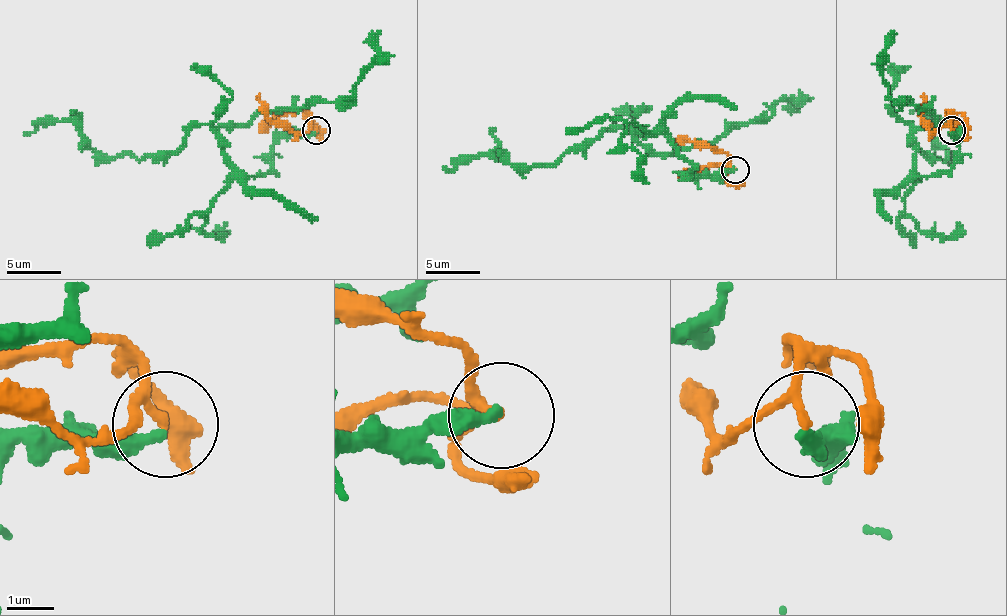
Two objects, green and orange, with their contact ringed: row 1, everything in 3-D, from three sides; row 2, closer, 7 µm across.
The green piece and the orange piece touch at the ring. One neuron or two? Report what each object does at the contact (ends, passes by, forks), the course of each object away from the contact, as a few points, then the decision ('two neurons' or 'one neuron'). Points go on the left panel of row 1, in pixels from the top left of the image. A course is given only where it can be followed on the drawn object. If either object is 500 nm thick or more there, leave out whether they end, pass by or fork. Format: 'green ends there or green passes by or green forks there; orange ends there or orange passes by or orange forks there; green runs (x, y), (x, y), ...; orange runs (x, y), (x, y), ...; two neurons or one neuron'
green ends there; orange passes by; green runs (317, 132), (284, 135), (270, 173), (246, 176), (207, 124), (136, 159), (98, 154), (70, 121), (24, 135); orange runs (317, 129), (309, 126), (306, 132), (284, 129), (268, 116), (259, 94); two neurons

